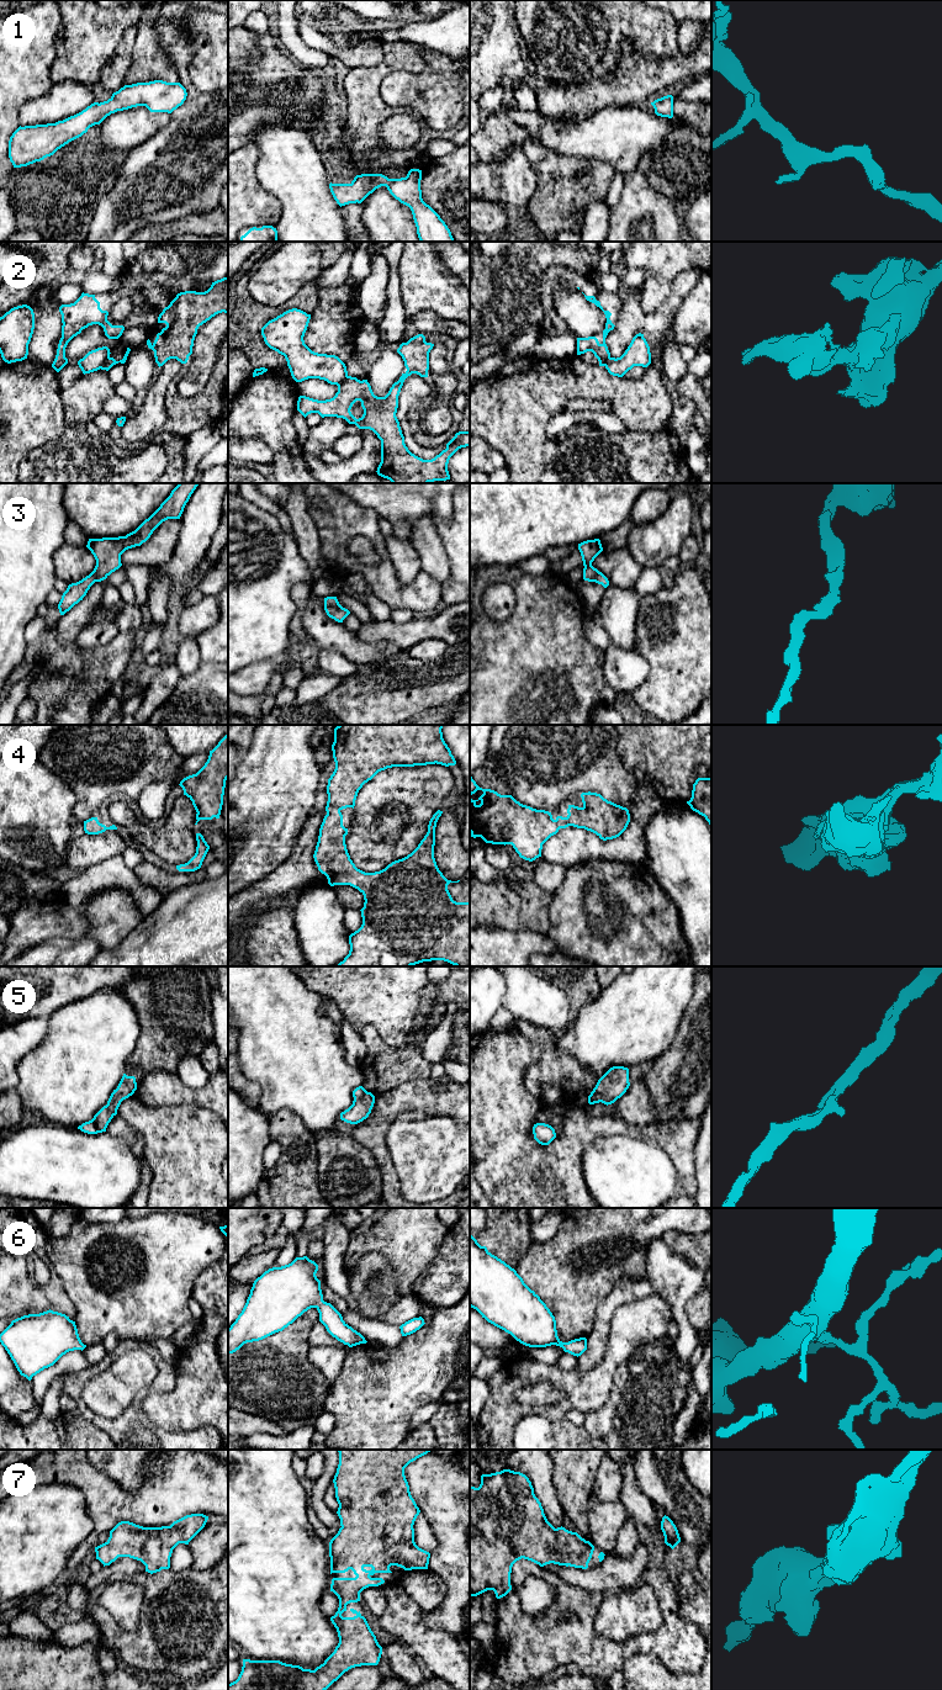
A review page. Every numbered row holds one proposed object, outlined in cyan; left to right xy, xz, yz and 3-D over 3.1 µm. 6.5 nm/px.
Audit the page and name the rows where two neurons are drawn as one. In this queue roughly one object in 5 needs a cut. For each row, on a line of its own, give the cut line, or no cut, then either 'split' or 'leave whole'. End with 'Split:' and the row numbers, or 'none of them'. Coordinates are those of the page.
1: cut none; leave whole
2: cut xy (109, 355), (100, 367); split
3: cut none; leave whole
4: cut none; leave whole
5: cut none; leave whole
6: cut none; leave whole
7: cut none; leave whole
Split: 2

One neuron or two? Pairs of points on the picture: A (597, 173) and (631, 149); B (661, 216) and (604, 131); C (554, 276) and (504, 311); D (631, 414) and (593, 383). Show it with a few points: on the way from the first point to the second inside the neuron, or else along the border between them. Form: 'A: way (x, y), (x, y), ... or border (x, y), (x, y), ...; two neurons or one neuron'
A: border (582, 158), (589, 162), (607, 162), (615, 171); two neurons
B: border (635, 168), (624, 174); two neurons
C: border (559, 264), (550, 265), (543, 273), (543, 314); two neurons
D: way (622, 404), (603, 387); one neuron

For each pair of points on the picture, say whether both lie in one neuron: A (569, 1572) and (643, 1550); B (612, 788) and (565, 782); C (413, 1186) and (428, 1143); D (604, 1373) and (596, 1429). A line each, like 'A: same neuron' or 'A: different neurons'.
A: same neuron
B: same neuron
C: same neuron
D: different neurons

